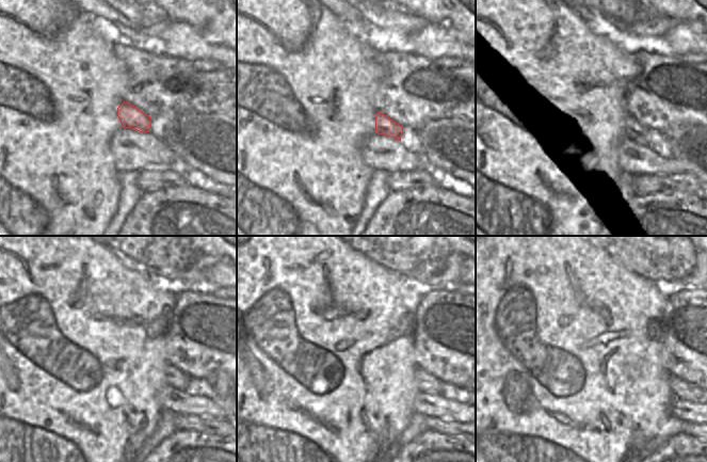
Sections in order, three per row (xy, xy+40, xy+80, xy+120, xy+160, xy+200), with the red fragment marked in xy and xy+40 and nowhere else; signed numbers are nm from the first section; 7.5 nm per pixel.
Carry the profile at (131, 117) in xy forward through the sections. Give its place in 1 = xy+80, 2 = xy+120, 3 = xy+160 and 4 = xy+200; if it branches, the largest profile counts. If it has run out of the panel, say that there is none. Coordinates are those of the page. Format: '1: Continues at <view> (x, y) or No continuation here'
1: Continues at xy+80 (633, 130)
2: Continues at xy+120 (175, 378)
3: Continues at xy+160 (427, 383)
4: Continues at xy+200 (679, 388)

